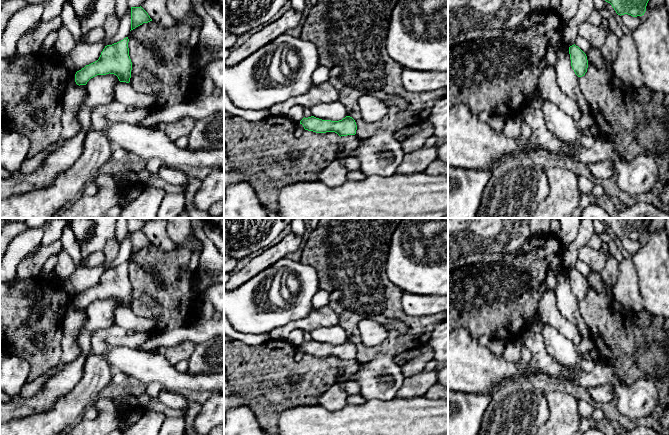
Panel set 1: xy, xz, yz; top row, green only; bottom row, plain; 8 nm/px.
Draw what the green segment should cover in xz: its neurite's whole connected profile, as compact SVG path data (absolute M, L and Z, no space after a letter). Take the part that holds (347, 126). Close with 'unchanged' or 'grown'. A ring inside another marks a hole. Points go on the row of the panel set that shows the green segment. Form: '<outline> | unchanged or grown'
M314 116L308 118L304 117L300 121L300 124L302 124L304 129L308 131L313 131L316 133L335 132L340 137L355 135L357 130L356 122L350 116L346 116L339 121L322 120Z | unchanged

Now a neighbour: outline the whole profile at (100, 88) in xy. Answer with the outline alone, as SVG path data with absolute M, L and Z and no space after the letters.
M110 73L91 78L86 84L87 100L78 116L81 124L80 132L49 155L33 173L27 175L15 173L9 178L0 179L0 200L49 187L60 173L67 171L82 154L86 131L92 126L93 109L114 100L114 90L119 82L118 77Z

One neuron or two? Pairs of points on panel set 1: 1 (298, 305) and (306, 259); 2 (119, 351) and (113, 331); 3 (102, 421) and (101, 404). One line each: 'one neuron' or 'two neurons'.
1: two neurons
2: two neurons
3: one neuron

